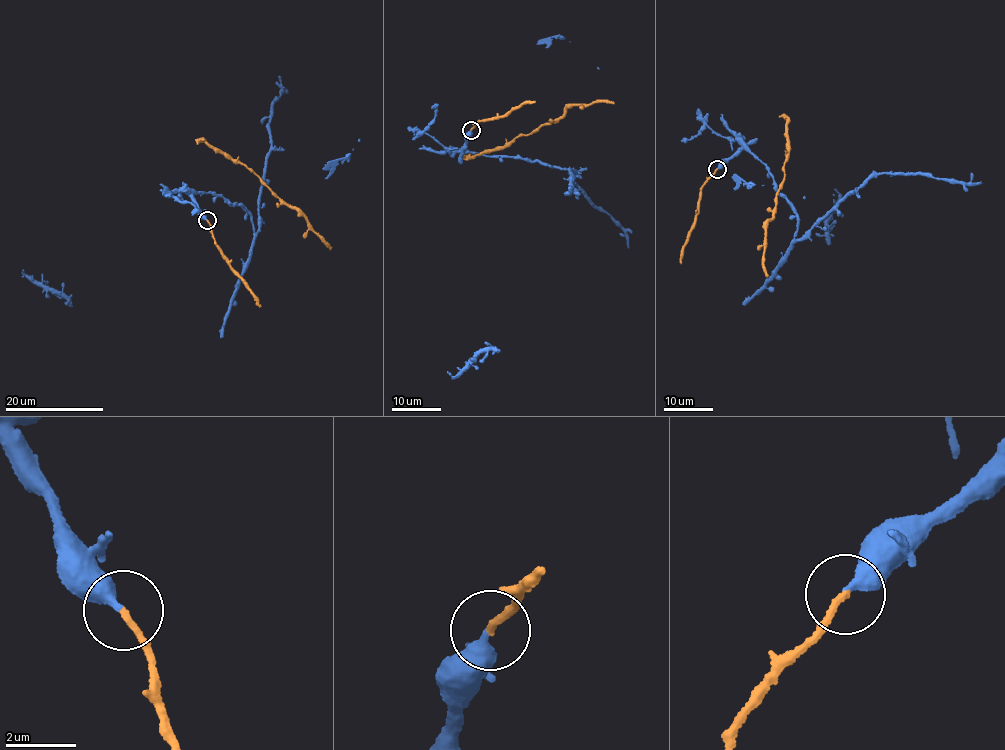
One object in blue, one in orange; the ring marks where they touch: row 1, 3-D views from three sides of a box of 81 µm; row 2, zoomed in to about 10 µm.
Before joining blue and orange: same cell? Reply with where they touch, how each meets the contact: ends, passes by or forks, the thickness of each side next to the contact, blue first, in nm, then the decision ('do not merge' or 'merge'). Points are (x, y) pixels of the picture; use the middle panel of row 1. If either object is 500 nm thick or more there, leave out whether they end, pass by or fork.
place (471, 130); blue ends; orange ends; calibres 360 and 190 nm; do not merge

